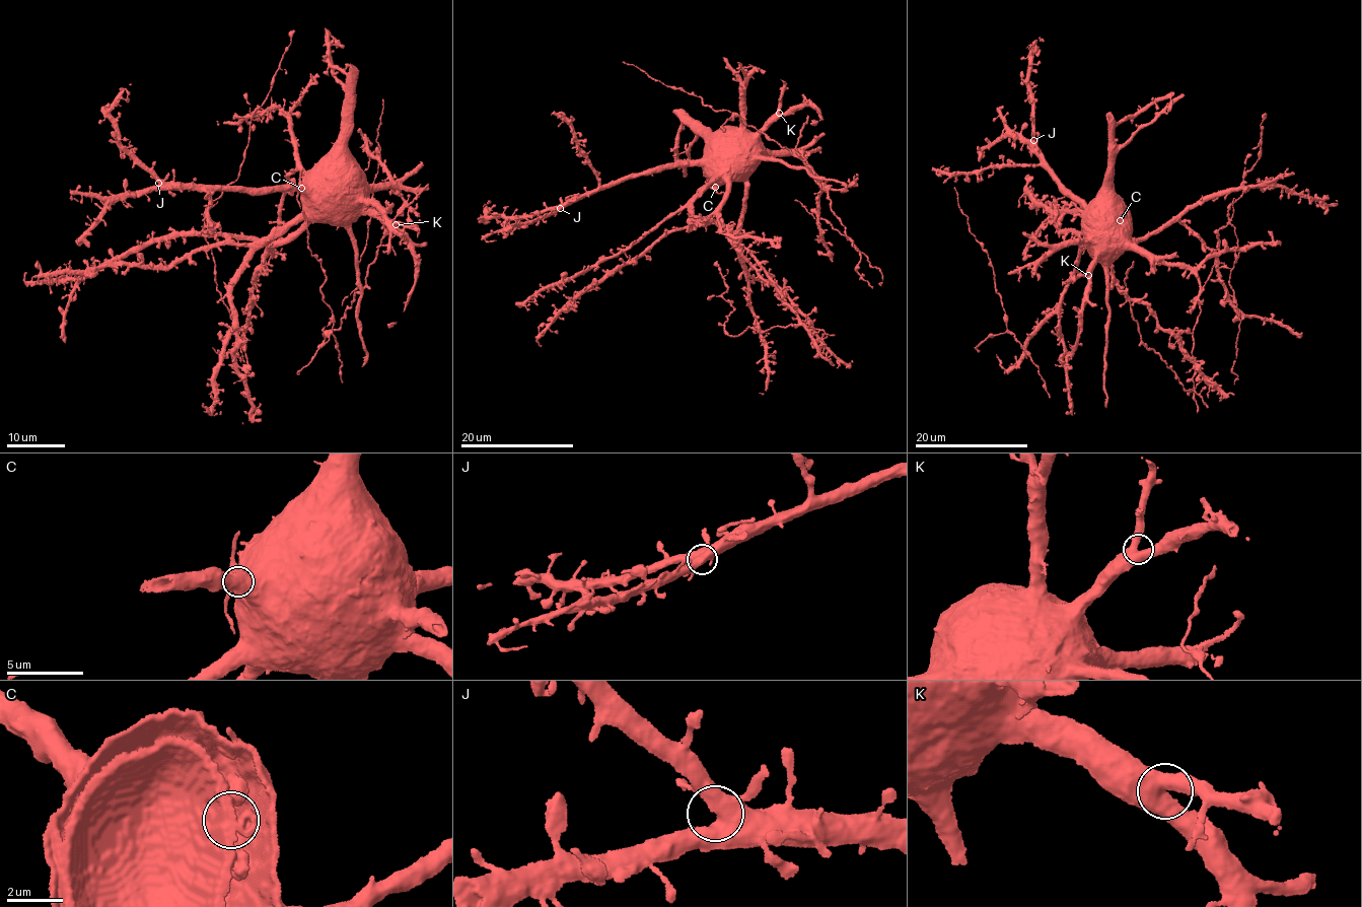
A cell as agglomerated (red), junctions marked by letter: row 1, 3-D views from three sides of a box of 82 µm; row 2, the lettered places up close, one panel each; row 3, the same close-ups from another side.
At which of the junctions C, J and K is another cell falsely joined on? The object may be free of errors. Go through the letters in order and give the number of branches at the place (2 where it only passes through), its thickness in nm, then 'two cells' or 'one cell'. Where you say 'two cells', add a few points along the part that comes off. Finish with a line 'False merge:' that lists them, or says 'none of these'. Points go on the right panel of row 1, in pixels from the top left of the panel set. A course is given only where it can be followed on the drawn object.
C: 3 branches meet; 500 nm thick; two cells; foreign part runs (1120, 219), (1119, 237)
J: 3 branches meet; 500 nm thick; one cell
K: 3 branches meet; 500 nm thick; one cell
False merge: C

